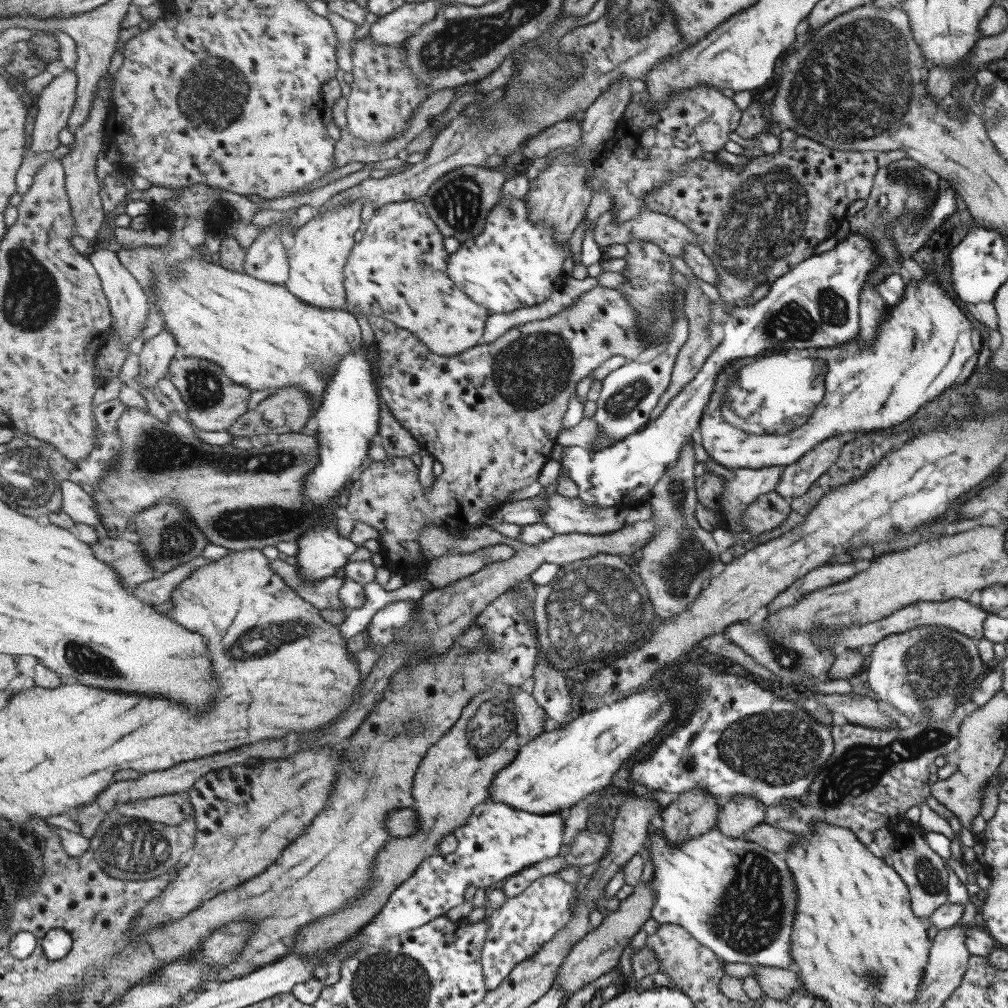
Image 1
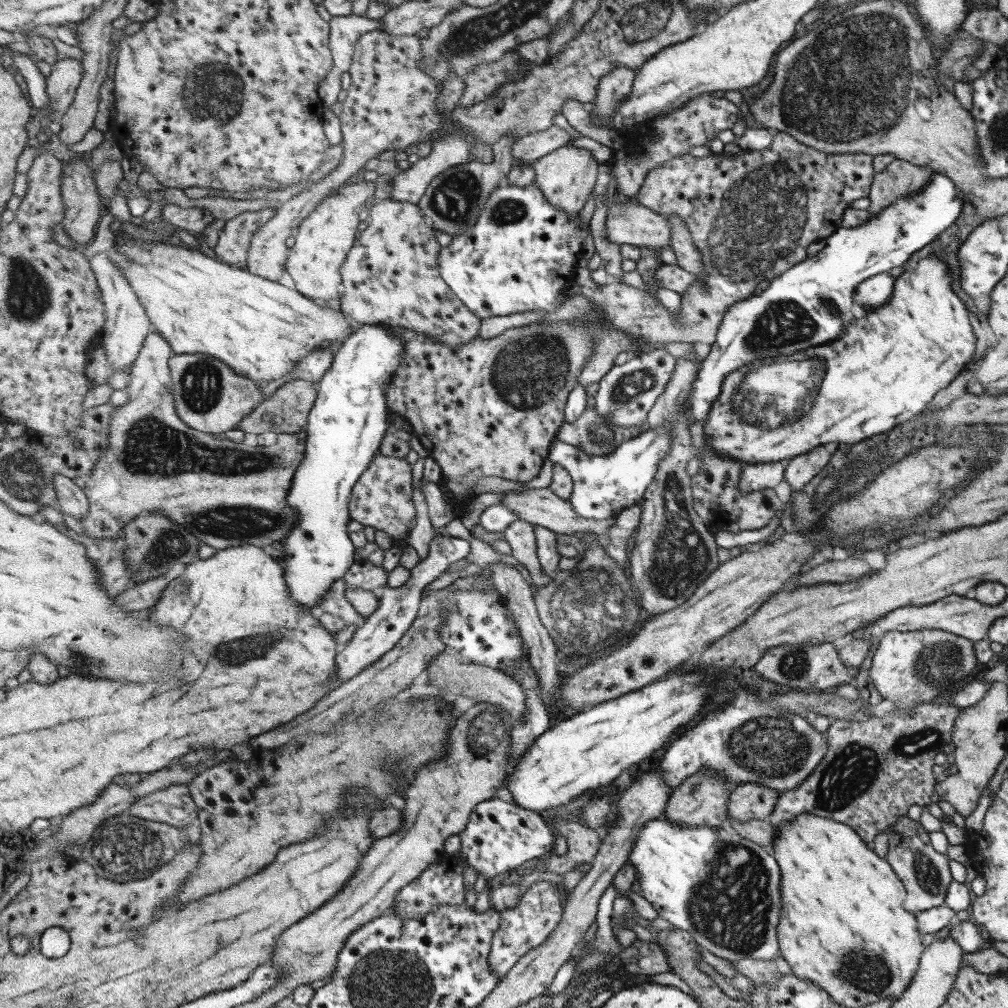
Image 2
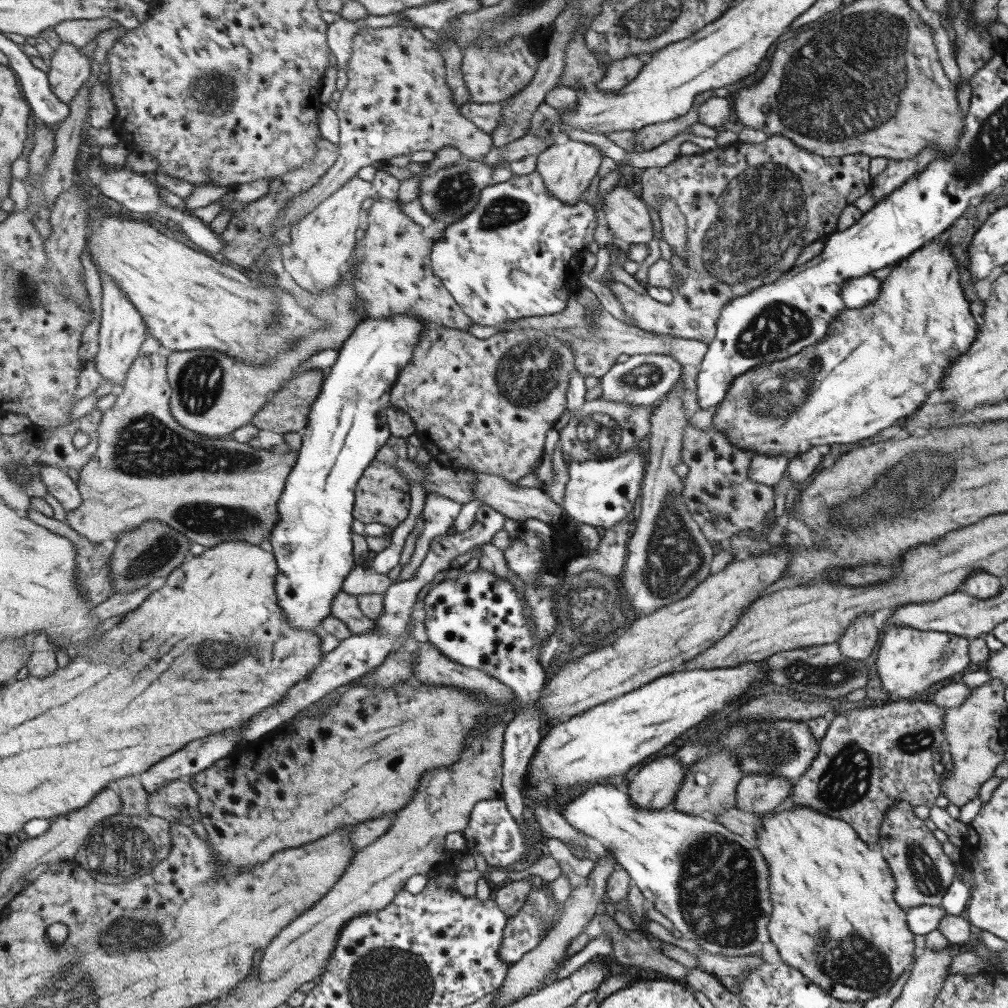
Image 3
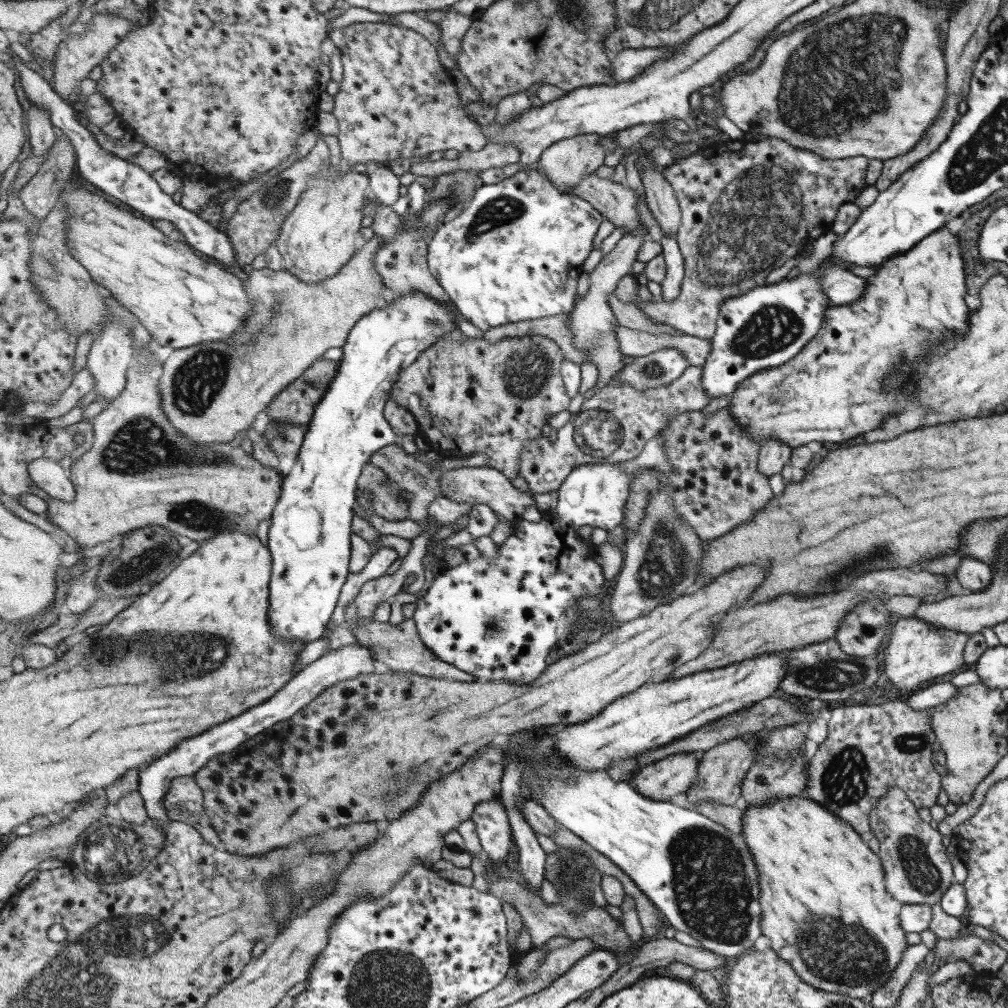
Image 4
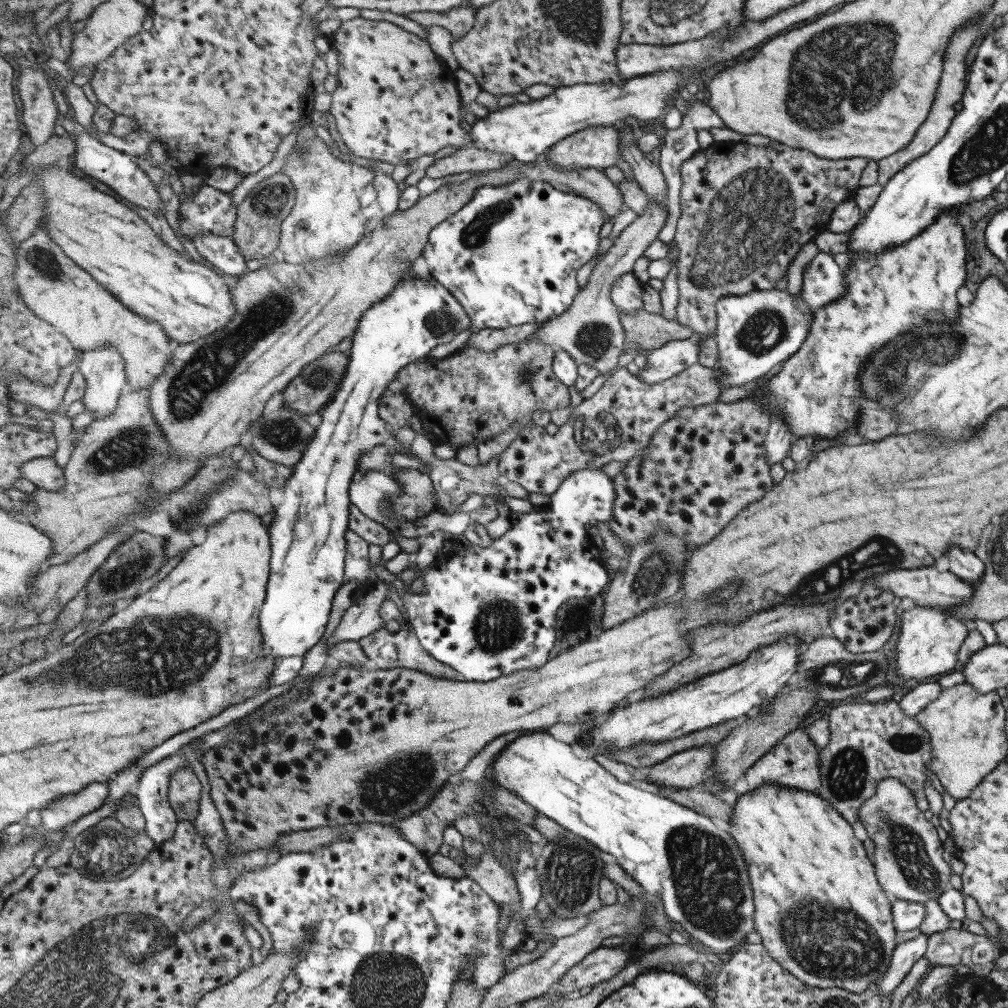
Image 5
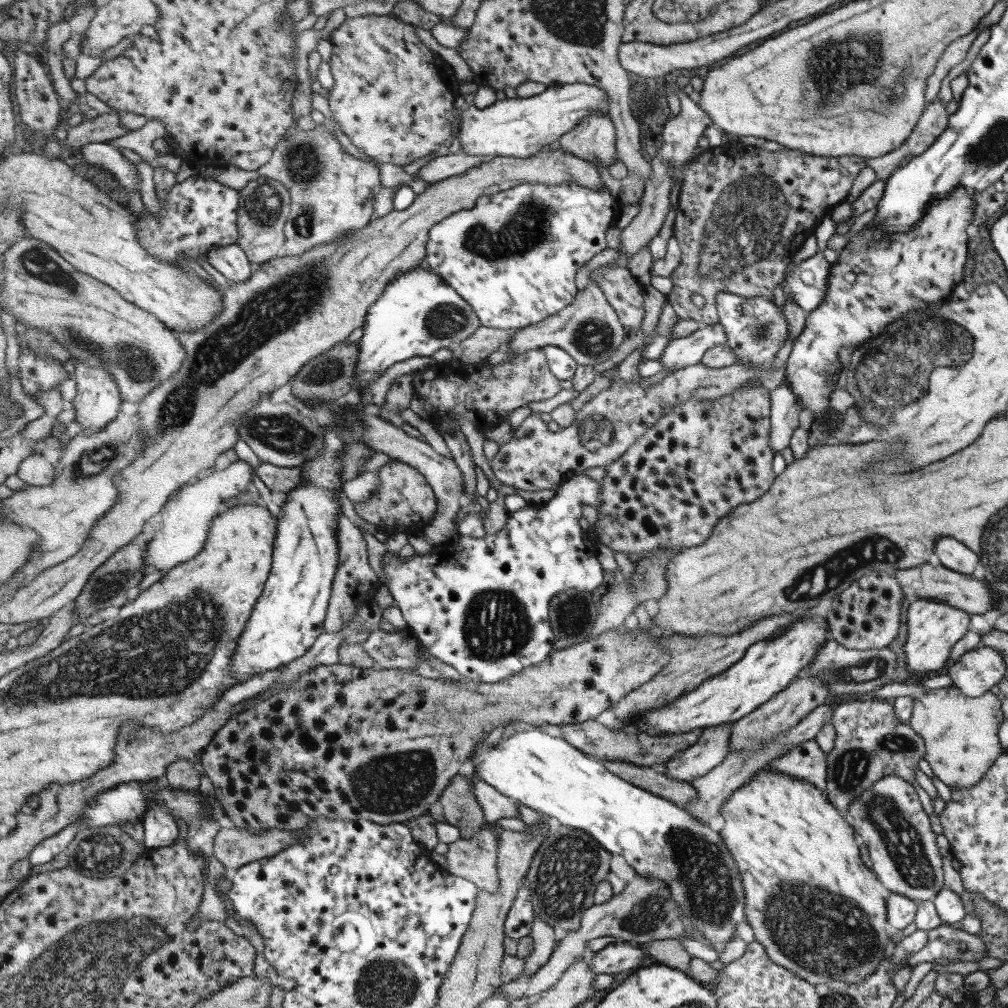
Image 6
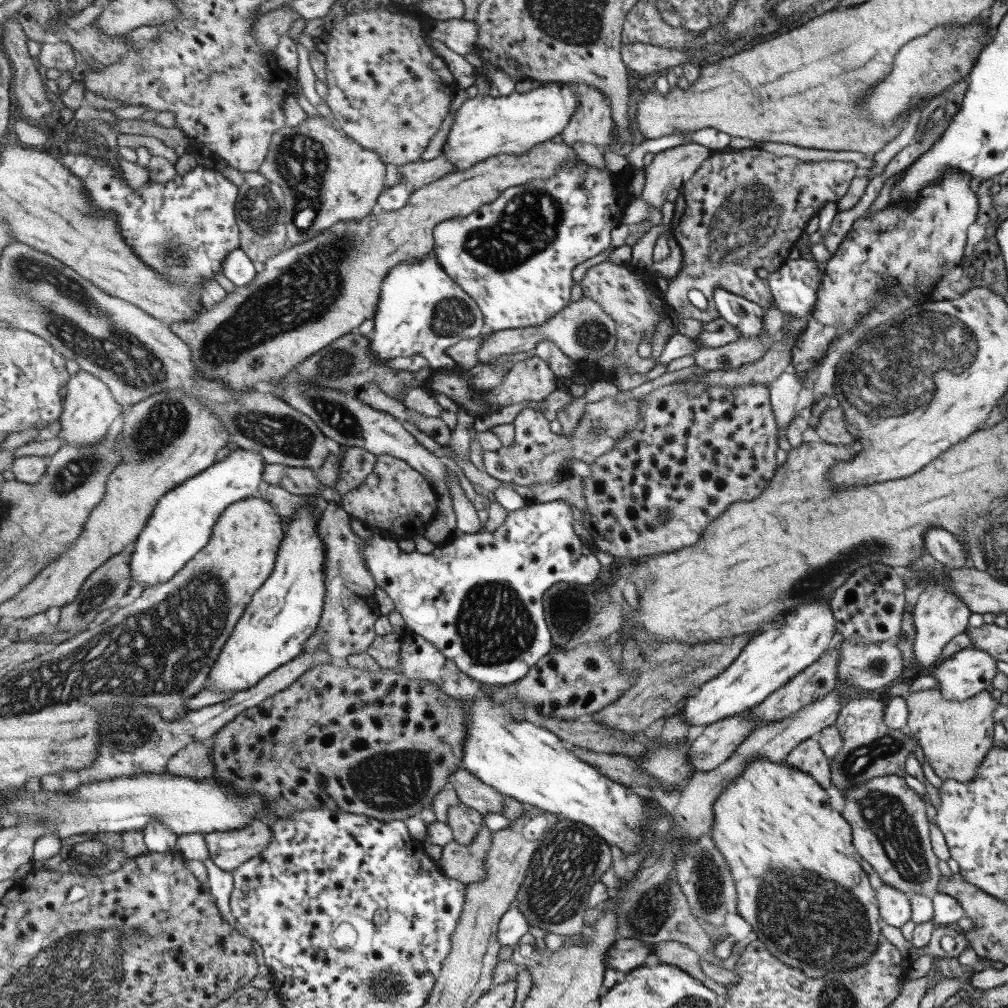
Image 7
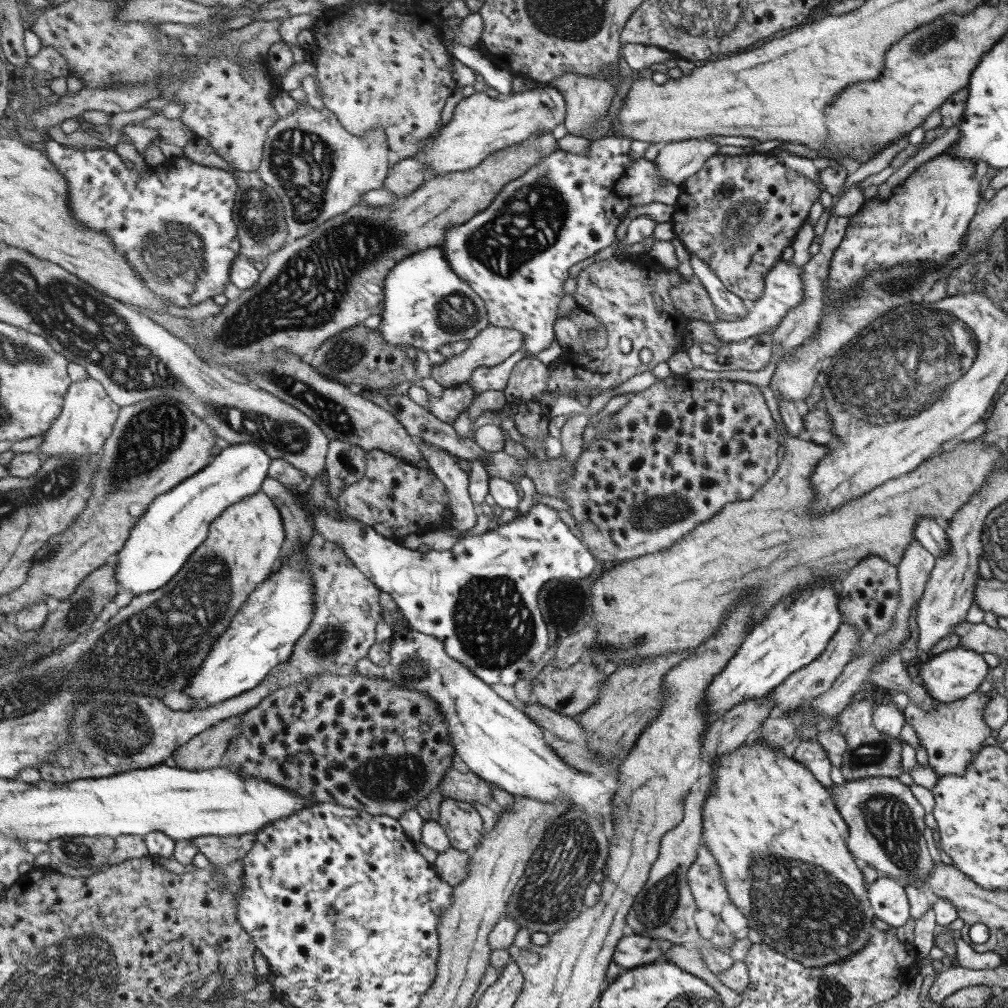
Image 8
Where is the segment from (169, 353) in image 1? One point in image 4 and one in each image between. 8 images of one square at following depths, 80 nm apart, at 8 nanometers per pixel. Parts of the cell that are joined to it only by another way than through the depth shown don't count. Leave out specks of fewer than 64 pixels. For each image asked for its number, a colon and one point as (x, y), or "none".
2: (228, 494)
3: (148, 466)
4: (142, 471)

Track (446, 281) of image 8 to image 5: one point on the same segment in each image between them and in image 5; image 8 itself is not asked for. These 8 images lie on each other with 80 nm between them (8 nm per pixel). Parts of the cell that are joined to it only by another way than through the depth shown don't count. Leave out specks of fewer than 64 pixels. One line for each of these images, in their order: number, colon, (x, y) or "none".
5: (309, 547)
6: (420, 314)
7: (423, 311)

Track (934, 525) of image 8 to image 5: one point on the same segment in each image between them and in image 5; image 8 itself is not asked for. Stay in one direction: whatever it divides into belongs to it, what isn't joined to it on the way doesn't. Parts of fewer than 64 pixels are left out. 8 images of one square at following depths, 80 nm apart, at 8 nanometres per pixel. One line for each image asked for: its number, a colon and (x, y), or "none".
5: (968, 566)
6: (951, 554)
7: (948, 551)

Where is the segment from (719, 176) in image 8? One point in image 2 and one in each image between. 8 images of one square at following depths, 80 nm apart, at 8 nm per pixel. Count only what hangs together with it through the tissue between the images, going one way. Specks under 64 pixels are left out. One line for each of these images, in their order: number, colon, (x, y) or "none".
2: (751, 214)
3: (749, 209)
4: (745, 207)
5: (745, 211)
6: (742, 212)
7: (736, 218)

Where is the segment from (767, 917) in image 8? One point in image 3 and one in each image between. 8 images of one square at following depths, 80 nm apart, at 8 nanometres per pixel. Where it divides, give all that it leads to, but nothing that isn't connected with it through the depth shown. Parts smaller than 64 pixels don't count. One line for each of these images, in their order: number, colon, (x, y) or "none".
3: (834, 919)
4: (824, 908)
5: (821, 915)
6: (816, 909)
7: (790, 856)

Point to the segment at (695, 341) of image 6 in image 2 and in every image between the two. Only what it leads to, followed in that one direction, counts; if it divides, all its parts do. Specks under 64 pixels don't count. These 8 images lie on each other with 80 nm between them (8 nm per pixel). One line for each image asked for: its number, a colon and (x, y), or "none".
2: (626, 392)
3: (644, 378)
4: (653, 370)
5: (664, 362)

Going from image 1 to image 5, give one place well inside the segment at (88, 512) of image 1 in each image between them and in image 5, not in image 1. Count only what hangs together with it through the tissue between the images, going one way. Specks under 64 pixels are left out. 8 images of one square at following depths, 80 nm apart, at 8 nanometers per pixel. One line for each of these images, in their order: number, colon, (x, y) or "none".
2: (72, 499)
3: (60, 485)
4: (48, 474)
5: (44, 472)

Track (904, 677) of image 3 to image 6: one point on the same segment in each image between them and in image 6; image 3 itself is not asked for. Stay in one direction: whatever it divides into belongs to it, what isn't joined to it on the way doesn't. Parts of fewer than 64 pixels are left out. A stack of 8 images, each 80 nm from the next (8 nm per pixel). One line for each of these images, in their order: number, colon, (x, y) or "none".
4: (916, 651)
5: (928, 640)
6: (932, 627)

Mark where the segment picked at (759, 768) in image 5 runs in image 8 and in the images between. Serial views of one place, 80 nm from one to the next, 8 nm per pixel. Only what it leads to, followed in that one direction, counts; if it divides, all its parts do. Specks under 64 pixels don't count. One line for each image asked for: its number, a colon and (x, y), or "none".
6: (805, 761)
7: (807, 757)
8: (808, 753)

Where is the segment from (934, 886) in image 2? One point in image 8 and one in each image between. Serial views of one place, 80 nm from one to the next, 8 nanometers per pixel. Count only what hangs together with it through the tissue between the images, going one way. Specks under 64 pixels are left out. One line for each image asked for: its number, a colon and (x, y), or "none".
3: (922, 873)
4: (916, 871)
5: (907, 861)
6: (888, 817)
7: (889, 829)
8: (885, 825)

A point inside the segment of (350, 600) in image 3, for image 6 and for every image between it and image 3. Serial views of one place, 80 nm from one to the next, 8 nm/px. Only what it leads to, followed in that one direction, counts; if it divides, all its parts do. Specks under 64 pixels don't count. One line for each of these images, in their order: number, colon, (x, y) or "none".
4: (400, 647)
5: (401, 649)
6: (398, 649)

